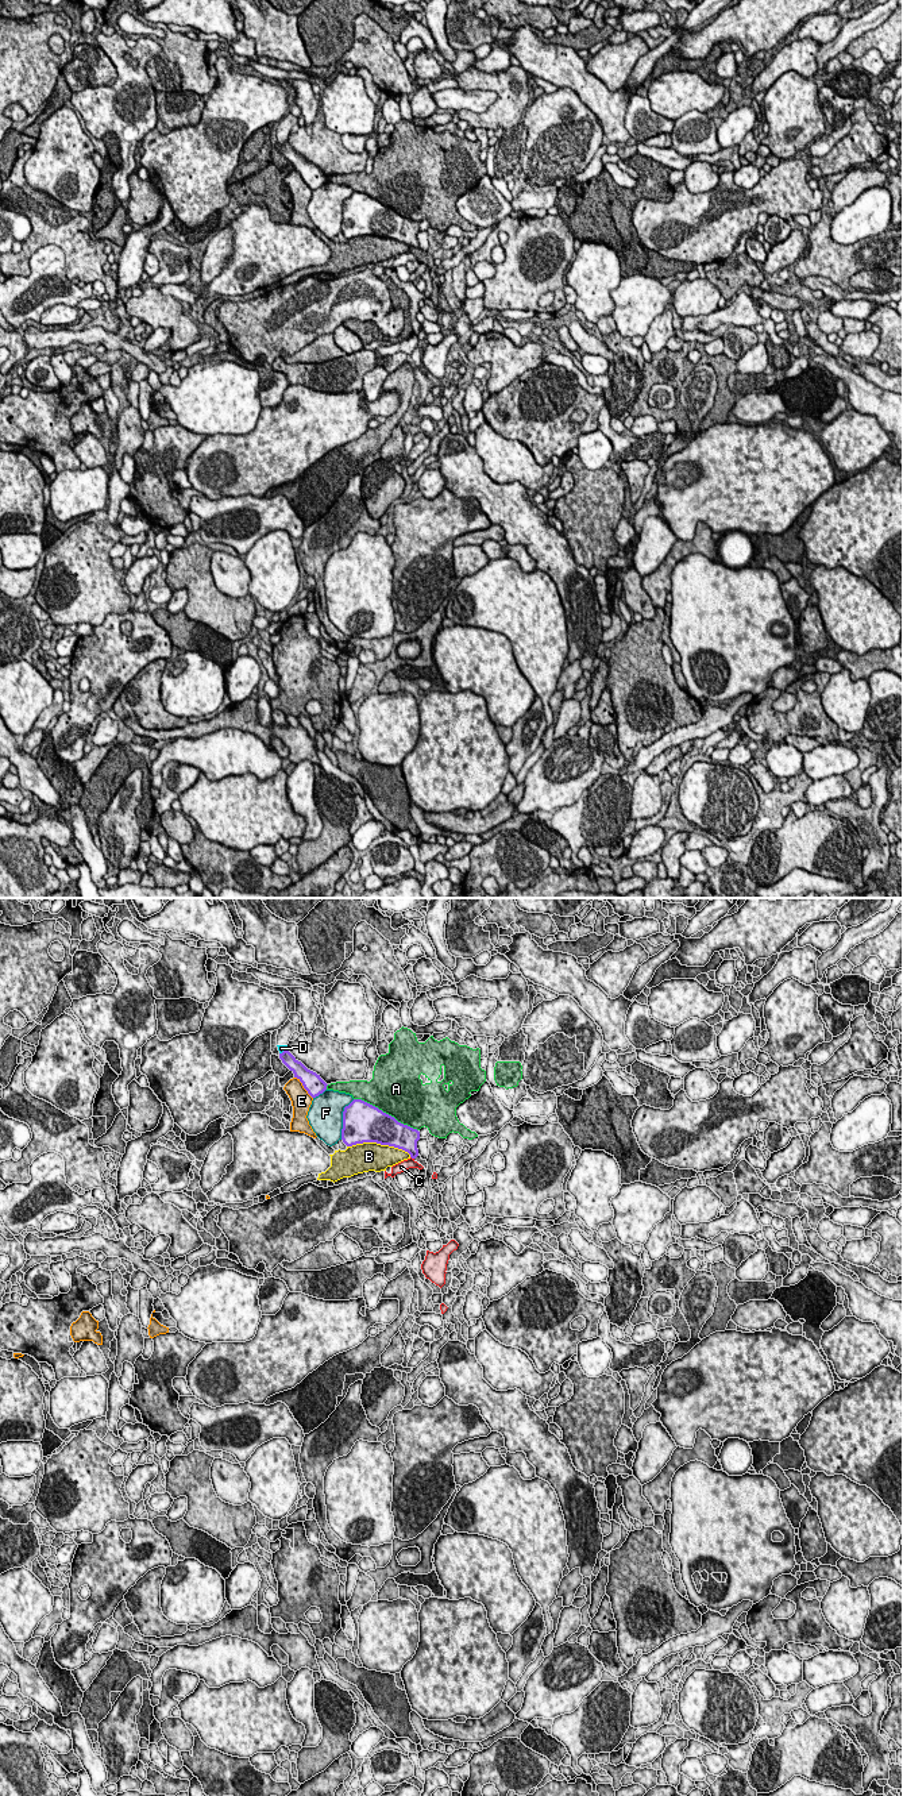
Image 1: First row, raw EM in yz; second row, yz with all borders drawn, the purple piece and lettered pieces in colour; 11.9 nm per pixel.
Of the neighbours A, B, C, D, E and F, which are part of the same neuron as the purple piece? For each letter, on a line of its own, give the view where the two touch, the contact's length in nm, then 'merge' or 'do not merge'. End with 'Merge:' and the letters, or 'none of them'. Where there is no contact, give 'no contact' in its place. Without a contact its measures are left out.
A: yz | 850 nm | do not merge
B: yz | 800 nm | do not merge
C: yz | 60 nm | do not merge
D: yz | 110 nm | merge
E: yz | 340 nm | do not merge
F: yz | 500 nm | do not merge
Merge: D

